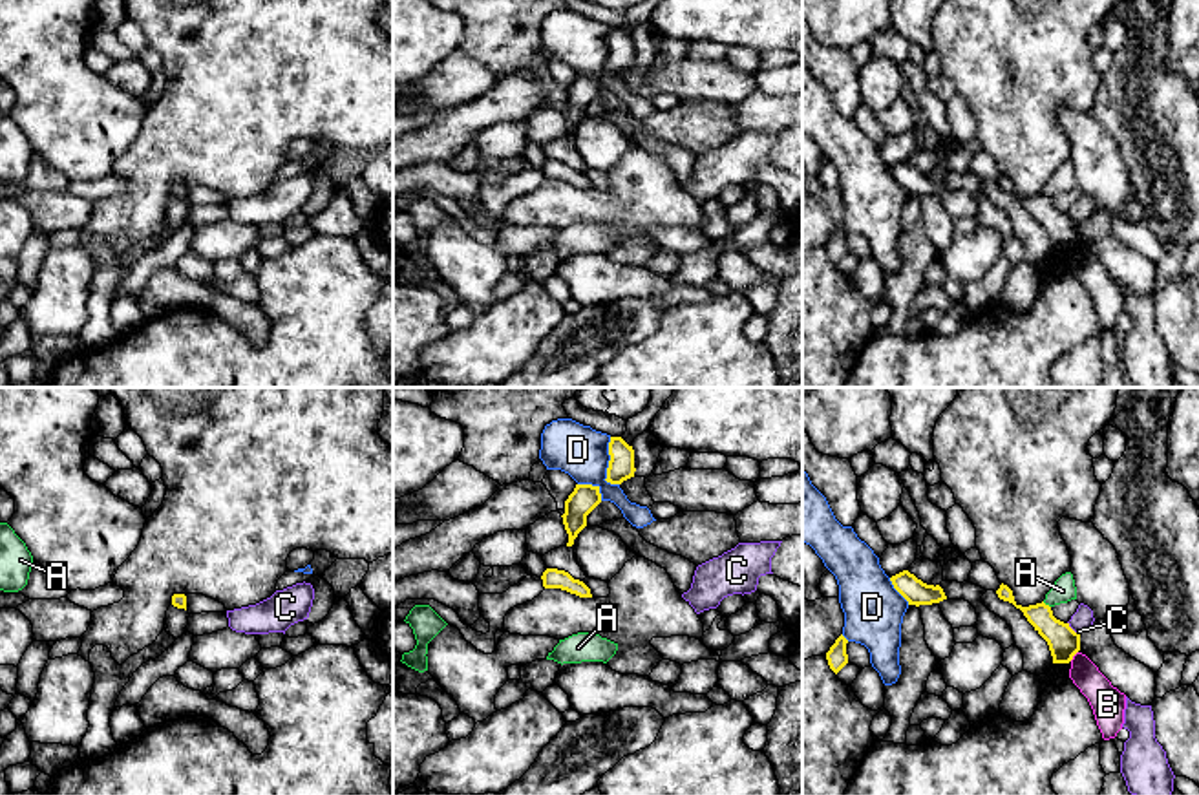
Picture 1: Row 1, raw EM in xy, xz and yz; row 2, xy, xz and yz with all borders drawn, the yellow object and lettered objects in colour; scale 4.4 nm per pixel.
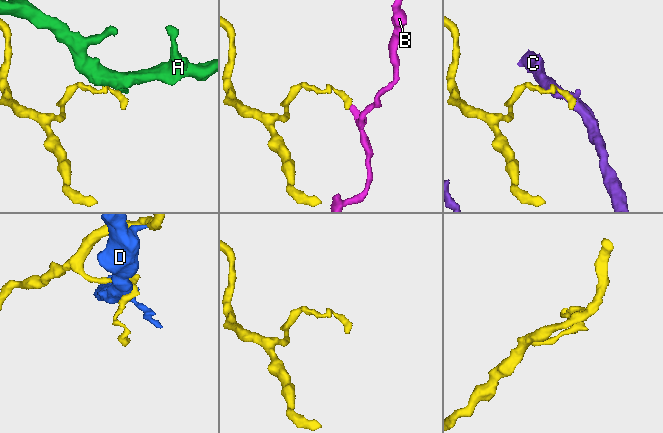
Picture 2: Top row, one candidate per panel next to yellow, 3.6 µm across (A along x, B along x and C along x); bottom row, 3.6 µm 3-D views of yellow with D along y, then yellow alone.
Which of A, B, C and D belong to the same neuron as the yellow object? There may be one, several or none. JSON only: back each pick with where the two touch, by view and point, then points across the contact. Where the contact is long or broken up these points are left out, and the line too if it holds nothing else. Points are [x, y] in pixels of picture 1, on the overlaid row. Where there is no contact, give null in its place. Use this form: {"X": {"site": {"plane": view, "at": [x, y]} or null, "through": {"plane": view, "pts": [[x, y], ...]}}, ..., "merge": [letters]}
{"merge": []}

